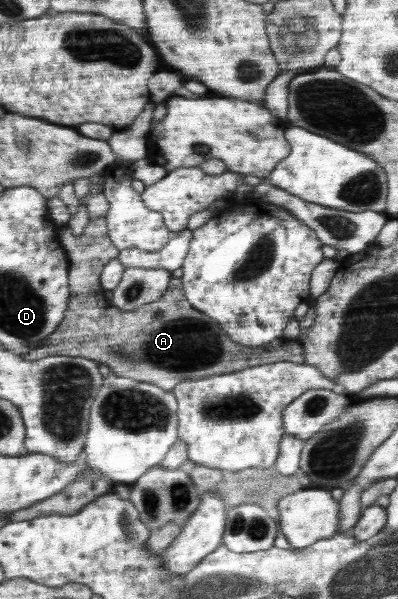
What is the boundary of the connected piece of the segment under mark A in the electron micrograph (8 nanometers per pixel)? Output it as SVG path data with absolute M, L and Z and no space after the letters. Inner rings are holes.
M91 219L80 236L66 233L61 237L68 256L70 306L63 322L37 349L27 354L27 361L47 356L73 356L104 364L118 377L155 384L171 391L177 384L199 376L219 372L237 372L239 368L289 362L304 364L302 346L298 340L281 337L263 348L243 348L219 327L219 323L193 308L186 299L181 278L172 277L169 288L155 302L137 310L125 312L113 308L101 288L101 271L107 262L118 257L118 250L107 236L106 219ZM219 352L219 358L217 358Z

